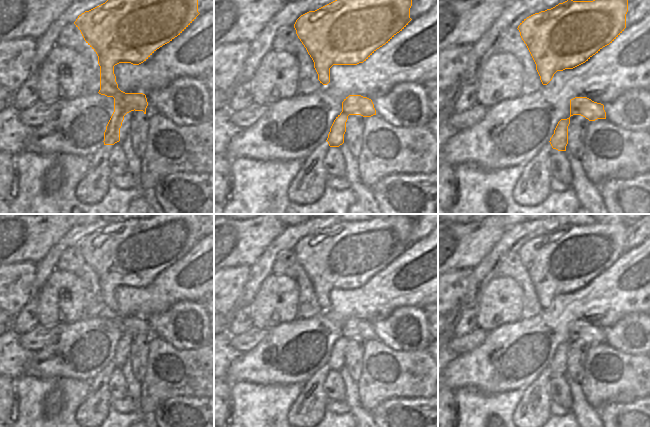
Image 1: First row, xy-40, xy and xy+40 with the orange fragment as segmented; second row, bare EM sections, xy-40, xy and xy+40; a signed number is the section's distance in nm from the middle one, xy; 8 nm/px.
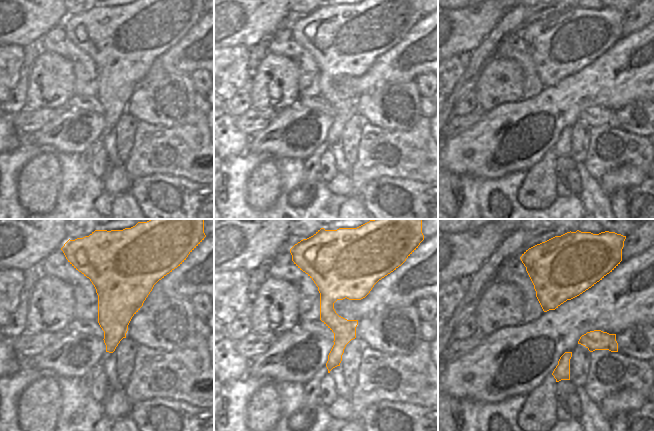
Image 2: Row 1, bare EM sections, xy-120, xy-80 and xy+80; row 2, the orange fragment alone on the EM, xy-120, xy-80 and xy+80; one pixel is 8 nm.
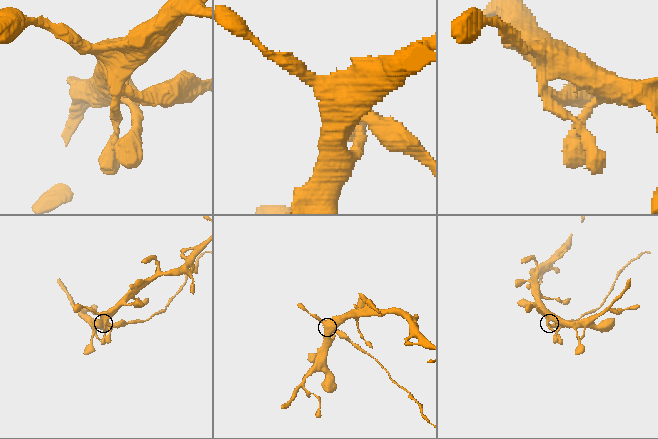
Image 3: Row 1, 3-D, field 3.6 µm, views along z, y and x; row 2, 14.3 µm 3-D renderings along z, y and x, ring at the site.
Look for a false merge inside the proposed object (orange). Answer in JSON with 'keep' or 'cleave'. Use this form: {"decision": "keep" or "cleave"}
{"decision": "cleave"}

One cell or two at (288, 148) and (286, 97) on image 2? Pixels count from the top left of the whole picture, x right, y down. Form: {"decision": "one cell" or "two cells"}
{"decision": "two cells"}

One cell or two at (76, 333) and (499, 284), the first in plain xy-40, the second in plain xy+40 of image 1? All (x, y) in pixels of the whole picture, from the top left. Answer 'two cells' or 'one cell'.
two cells

